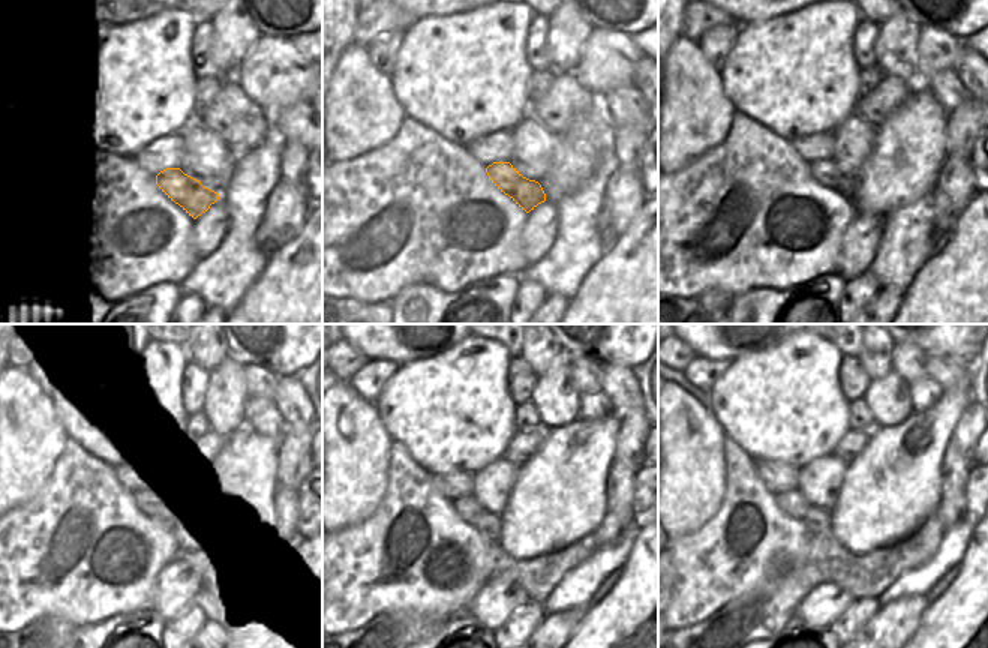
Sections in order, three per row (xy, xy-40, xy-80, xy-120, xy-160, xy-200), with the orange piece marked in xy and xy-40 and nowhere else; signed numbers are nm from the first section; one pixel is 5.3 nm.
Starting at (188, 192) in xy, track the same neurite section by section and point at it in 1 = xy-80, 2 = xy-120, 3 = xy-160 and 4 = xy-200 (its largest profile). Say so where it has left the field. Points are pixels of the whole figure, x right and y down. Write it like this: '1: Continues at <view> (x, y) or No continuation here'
1: Continues at xy-80 (826, 171)
2: Continues at xy-120 (146, 503)
3: Continues at xy-160 (467, 507)
4: Continues at xy-200 (793, 504)

